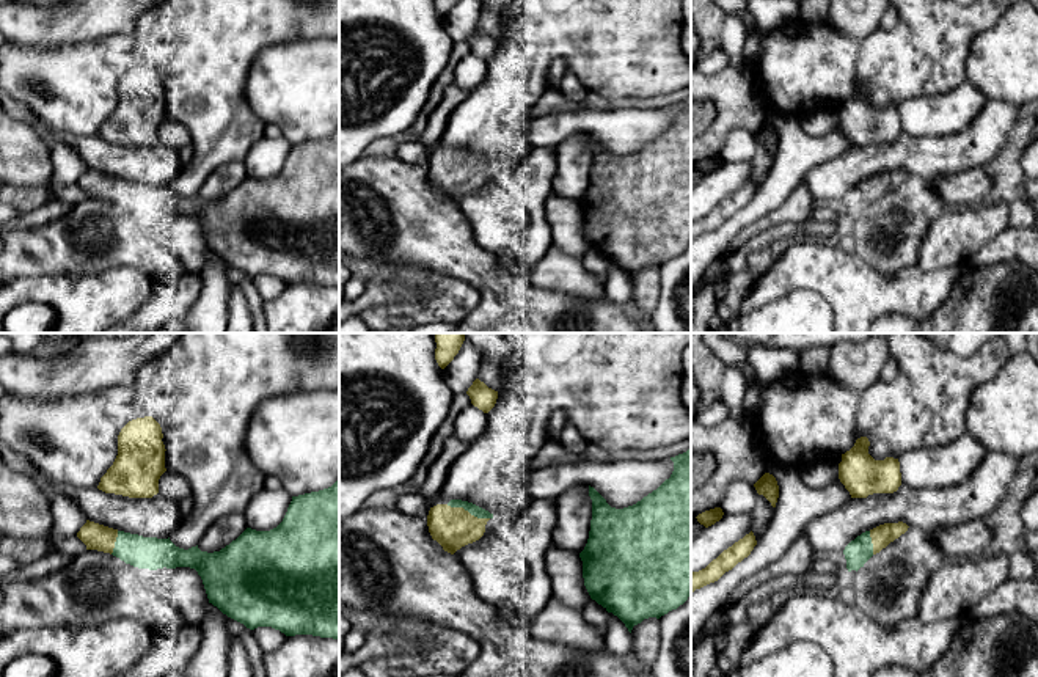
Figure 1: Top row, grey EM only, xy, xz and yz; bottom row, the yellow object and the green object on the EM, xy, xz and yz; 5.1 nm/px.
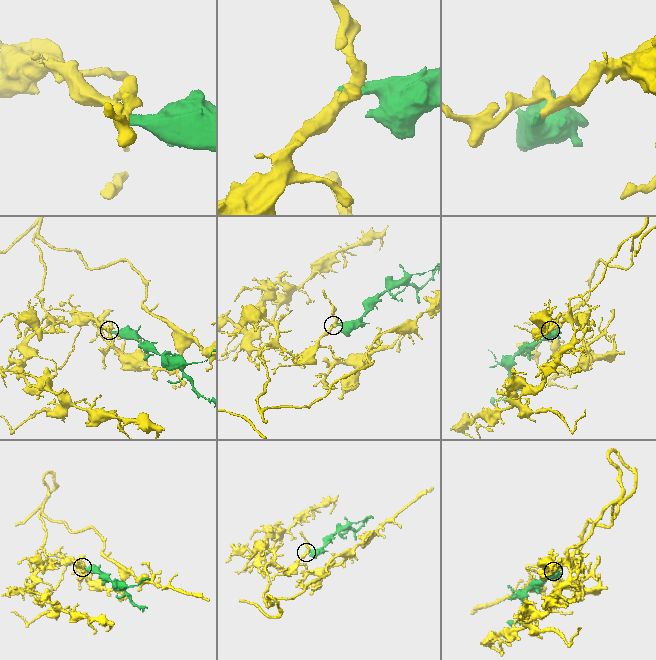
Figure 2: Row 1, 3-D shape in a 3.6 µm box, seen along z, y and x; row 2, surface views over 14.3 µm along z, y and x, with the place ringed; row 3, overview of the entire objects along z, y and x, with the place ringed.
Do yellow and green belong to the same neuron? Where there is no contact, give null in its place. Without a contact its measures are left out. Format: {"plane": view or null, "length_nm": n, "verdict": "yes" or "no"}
{"plane": "xz", "length_nm": 240, "verdict": "yes"}

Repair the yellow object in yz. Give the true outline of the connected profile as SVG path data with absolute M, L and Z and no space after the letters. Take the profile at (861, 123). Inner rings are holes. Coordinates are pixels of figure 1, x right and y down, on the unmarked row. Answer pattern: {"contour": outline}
{"contour": "M867 85L856 88L854 94L842 102L839 127L851 146L867 146L873 141L894 141L901 134L900 110L894 105L875 108L868 102Z"}

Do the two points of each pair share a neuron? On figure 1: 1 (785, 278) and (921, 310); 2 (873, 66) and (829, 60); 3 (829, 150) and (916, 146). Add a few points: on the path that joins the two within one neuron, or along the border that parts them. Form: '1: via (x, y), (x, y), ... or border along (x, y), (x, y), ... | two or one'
1: via (818, 277), (840, 277), (859, 294), (888, 294) | one
2: border along (861, 43), (855, 87) | two
3: border along (853, 146), (815, 167) | two

